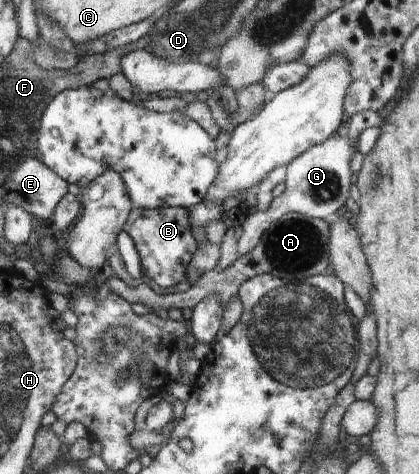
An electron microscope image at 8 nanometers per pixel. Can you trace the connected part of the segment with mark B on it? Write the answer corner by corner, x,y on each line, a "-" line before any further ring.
179,206
165,208
135,207
123,230
131,235
140,258
142,276
147,276
158,288
169,288
185,280
187,265
196,250
191,232
189,211

